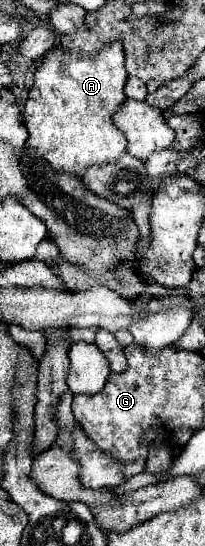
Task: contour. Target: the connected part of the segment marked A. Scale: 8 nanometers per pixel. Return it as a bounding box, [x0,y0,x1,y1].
[23,42,127,178]

